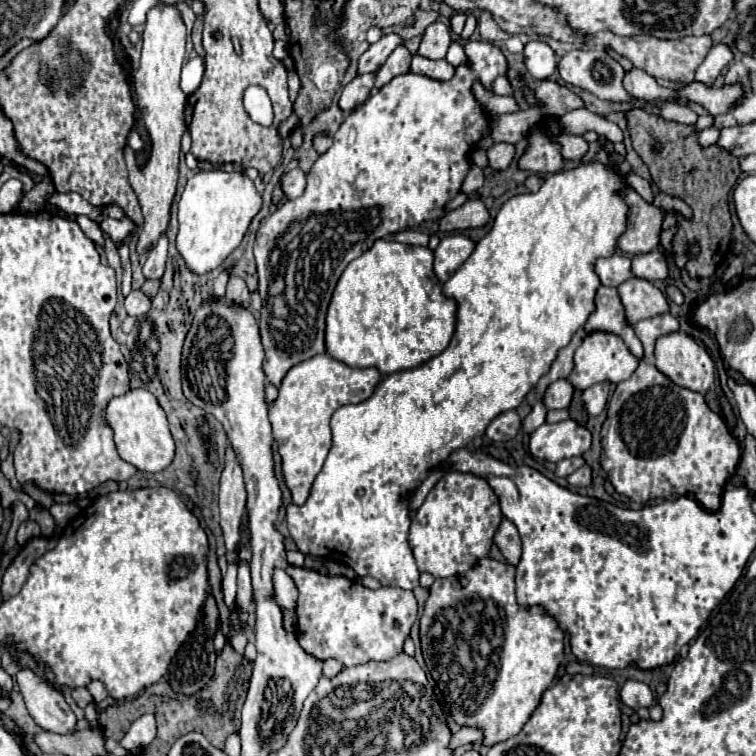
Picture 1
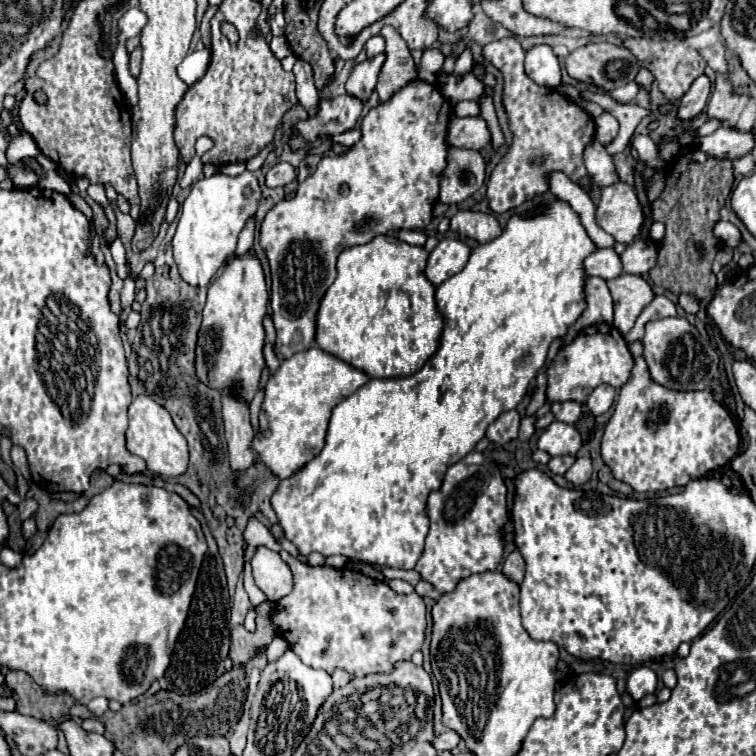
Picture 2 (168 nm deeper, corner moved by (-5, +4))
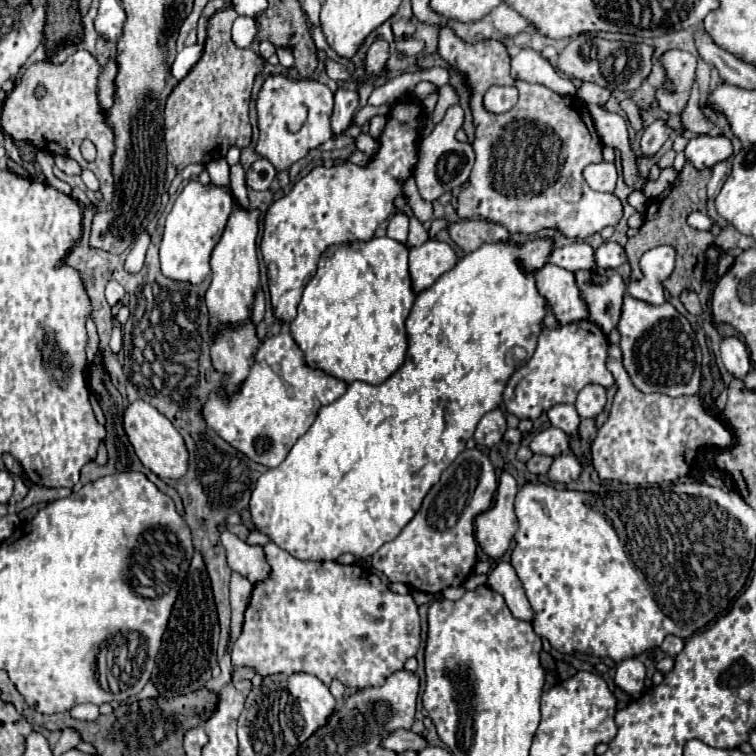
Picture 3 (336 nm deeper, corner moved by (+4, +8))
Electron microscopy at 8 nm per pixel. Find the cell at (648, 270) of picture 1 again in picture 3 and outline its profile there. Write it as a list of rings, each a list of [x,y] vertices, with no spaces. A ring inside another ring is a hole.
[[[607,240],[599,248],[595,248],[595,264],[601,268],[617,268],[625,260],[627,260],[625,250],[613,240]]]

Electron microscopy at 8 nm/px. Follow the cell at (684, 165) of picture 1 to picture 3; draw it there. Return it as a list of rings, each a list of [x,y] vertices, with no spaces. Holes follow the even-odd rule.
[[[687,162],[685,168],[683,168],[683,172],[669,186],[671,190],[667,190],[661,196],[649,200],[649,208],[645,212],[645,224],[639,228],[639,232],[633,238],[627,240],[627,246],[625,246],[627,260],[631,264],[631,274],[629,274],[631,280],[639,280],[641,278],[641,274],[639,274],[639,258],[641,258],[643,252],[647,252],[647,250],[651,250],[653,246],[659,246],[659,244],[673,244],[675,250],[677,250],[677,264],[675,264],[673,274],[665,280],[665,290],[671,296],[679,296],[683,290],[695,290],[695,292],[699,292],[701,280],[703,280],[703,268],[705,268],[705,250],[707,250],[707,246],[713,244],[713,234],[691,228],[685,218],[687,218],[689,212],[705,208],[709,178],[711,178],[711,170],[709,168],[695,170]]]

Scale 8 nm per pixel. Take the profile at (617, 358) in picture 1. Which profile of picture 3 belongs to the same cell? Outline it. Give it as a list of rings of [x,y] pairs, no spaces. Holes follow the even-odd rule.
[[[579,320],[553,330],[543,324],[533,358],[515,370],[503,390],[505,410],[519,420],[537,420],[539,412],[547,412],[555,404],[573,404],[577,392],[587,384],[613,386],[613,374],[605,366],[607,346],[607,336],[591,320]]]

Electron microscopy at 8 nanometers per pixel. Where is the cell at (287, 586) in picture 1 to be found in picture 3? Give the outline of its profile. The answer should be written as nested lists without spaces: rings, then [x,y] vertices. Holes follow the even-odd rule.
[[[219,526],[221,542],[227,552],[227,562],[231,570],[243,574],[253,584],[261,582],[269,576],[269,564],[265,560],[265,552],[261,546],[249,546],[243,540],[239,540],[235,534],[231,534],[227,528]]]

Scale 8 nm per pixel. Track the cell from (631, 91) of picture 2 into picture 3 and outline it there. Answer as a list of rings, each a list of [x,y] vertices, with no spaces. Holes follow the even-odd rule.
[[[583,82],[577,90],[577,98],[583,100],[585,104],[601,104],[601,102],[605,104],[609,100],[609,96],[611,96],[609,90],[601,88],[597,84],[591,84],[591,82]]]

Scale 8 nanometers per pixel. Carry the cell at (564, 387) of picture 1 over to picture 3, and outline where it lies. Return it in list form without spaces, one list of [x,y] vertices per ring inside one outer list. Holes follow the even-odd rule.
[[[569,404],[553,406],[553,408],[547,412],[547,416],[549,416],[551,424],[553,424],[555,428],[561,428],[563,432],[567,432],[567,436],[577,434],[581,418],[579,418],[579,414],[577,414],[577,410],[575,410],[573,406],[569,406]]]

